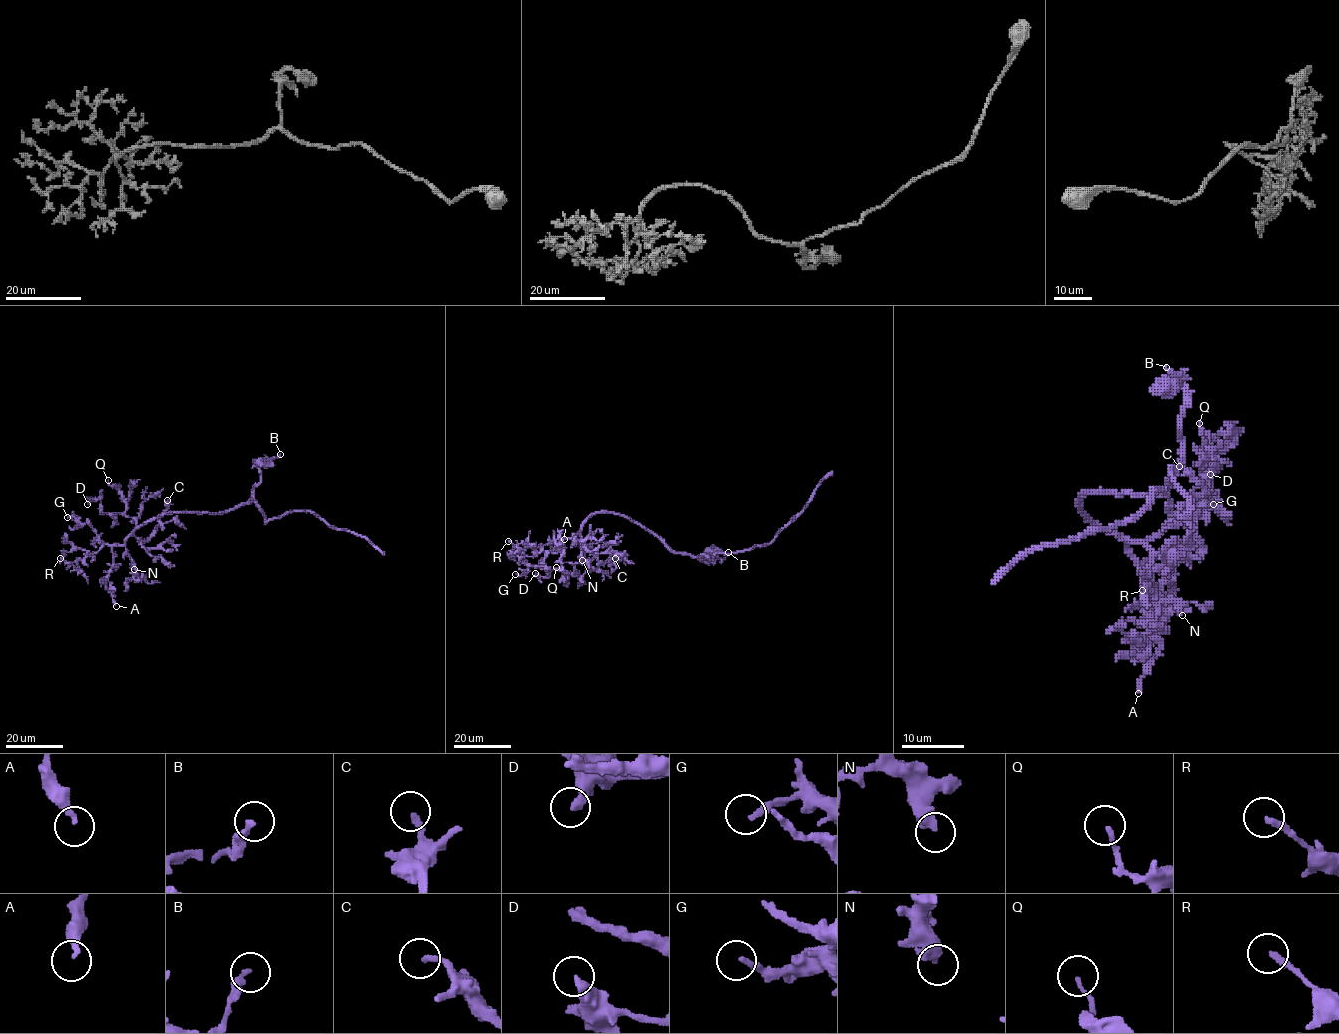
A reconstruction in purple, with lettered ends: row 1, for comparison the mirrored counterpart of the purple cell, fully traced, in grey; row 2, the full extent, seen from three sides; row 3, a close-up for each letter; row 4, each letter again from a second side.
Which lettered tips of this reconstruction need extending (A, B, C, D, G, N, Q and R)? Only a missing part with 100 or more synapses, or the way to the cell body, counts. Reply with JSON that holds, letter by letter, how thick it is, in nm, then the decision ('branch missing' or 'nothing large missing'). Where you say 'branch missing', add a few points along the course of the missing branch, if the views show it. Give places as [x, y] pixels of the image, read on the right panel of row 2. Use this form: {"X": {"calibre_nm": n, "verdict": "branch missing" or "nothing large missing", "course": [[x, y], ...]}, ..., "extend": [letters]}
{"A": {"calibre_nm": 240, "verdict": "nothing large missing"}, "B": {"calibre_nm": 200, "verdict": "nothing large missing"}, "C": {"calibre_nm": 220, "verdict": "nothing large missing"}, "D": {"calibre_nm": 360, "verdict": "nothing large missing"}, "G": {"calibre_nm": 220, "verdict": "nothing large missing"}, "N": {"calibre_nm": 460, "verdict": "nothing large missing"}, "Q": {"calibre_nm": 120, "verdict": "nothing large missing"}, "R": {"calibre_nm": 240, "verdict": "nothing large missing"}, "extend": []}

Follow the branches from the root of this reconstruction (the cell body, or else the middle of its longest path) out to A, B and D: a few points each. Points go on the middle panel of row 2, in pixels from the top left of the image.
A: (675, 551), (608, 512), (592, 514), (556, 552), (564, 539)
B: (675, 551), (700, 560), (708, 559), (705, 562), (706, 557), (723, 560), (728, 552)
D: (675, 551), (630, 519), (597, 512), (581, 531), (585, 559), (580, 563), (564, 562), (545, 577), (535, 573)

